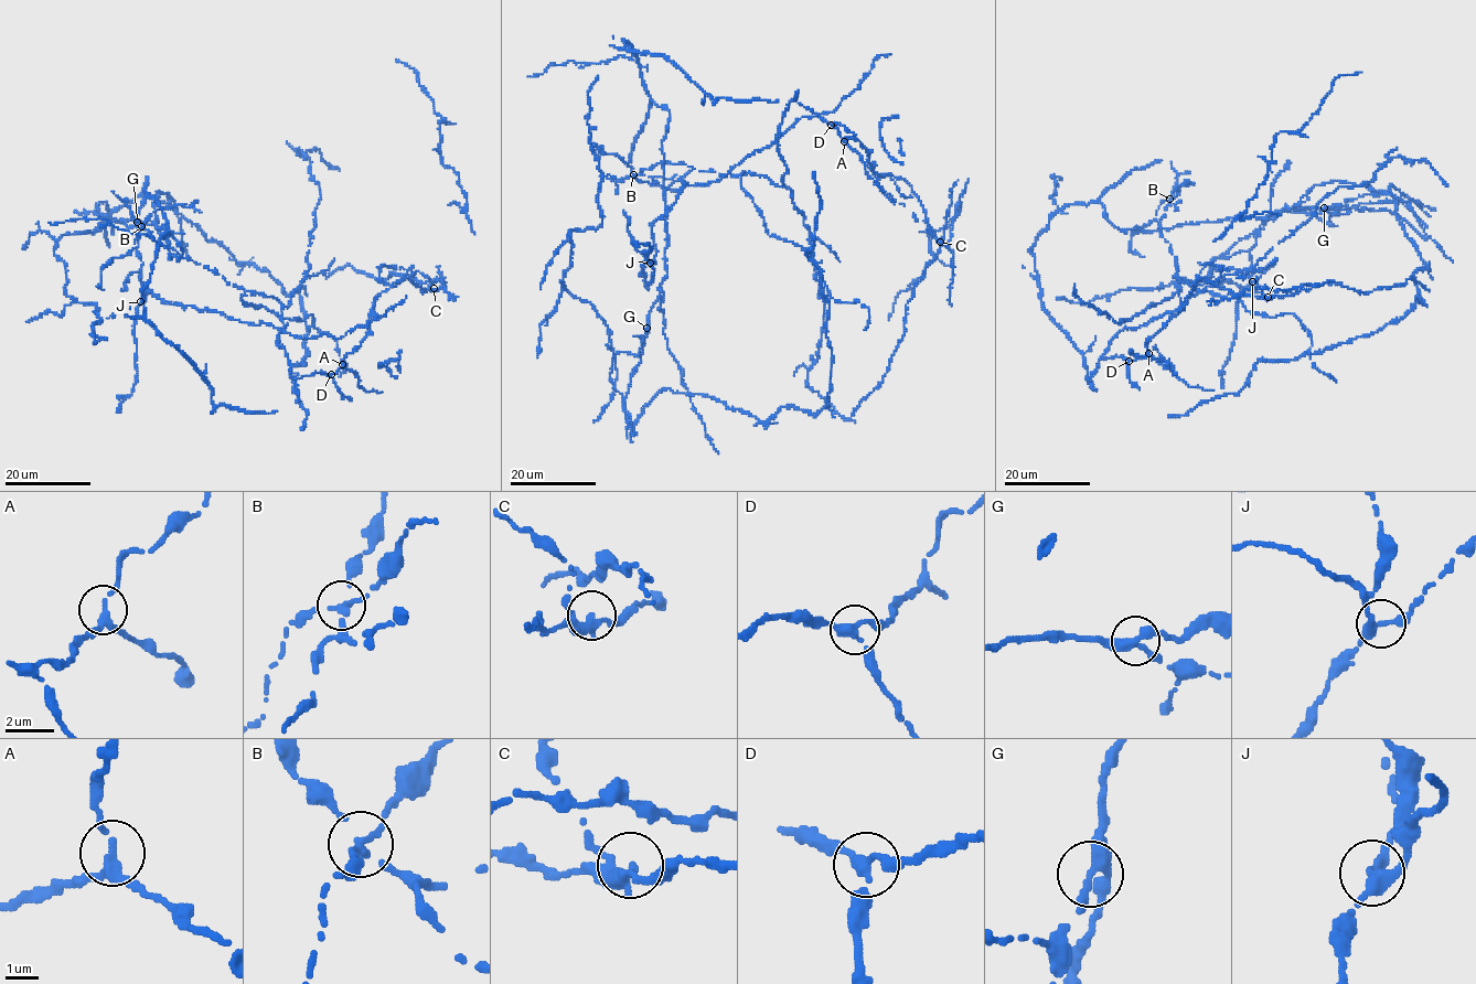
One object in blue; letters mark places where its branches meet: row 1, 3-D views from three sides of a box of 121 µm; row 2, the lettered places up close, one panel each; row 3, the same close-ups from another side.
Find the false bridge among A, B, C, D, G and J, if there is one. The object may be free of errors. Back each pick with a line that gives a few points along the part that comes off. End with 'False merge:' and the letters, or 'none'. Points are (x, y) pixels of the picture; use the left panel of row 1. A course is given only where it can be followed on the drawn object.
False merge: none

